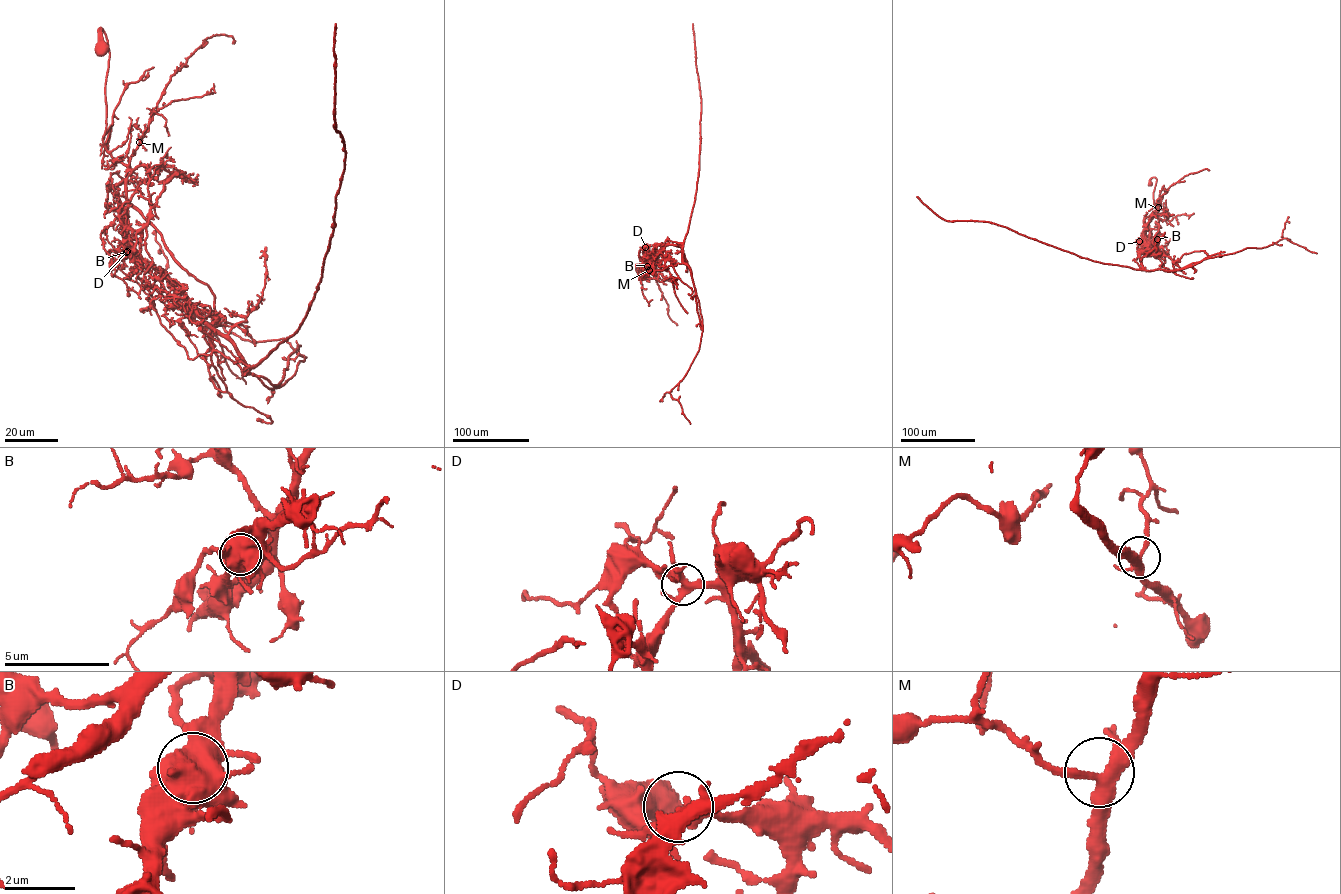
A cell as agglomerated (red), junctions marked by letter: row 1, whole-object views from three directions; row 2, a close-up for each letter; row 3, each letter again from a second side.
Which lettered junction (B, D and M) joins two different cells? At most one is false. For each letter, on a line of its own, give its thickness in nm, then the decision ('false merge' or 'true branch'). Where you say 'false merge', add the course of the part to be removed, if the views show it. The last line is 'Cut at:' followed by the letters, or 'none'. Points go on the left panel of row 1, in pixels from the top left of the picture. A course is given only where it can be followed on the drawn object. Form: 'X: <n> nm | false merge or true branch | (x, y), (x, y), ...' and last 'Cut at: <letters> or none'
B: 850 nm | false merge | (127, 251), (132, 205), (209, 287), (214, 349), (271, 389), (306, 357), (184, 309), (246, 384)
D: 320 nm | true branch
M: 360 nm | true branch
Cut at: B

